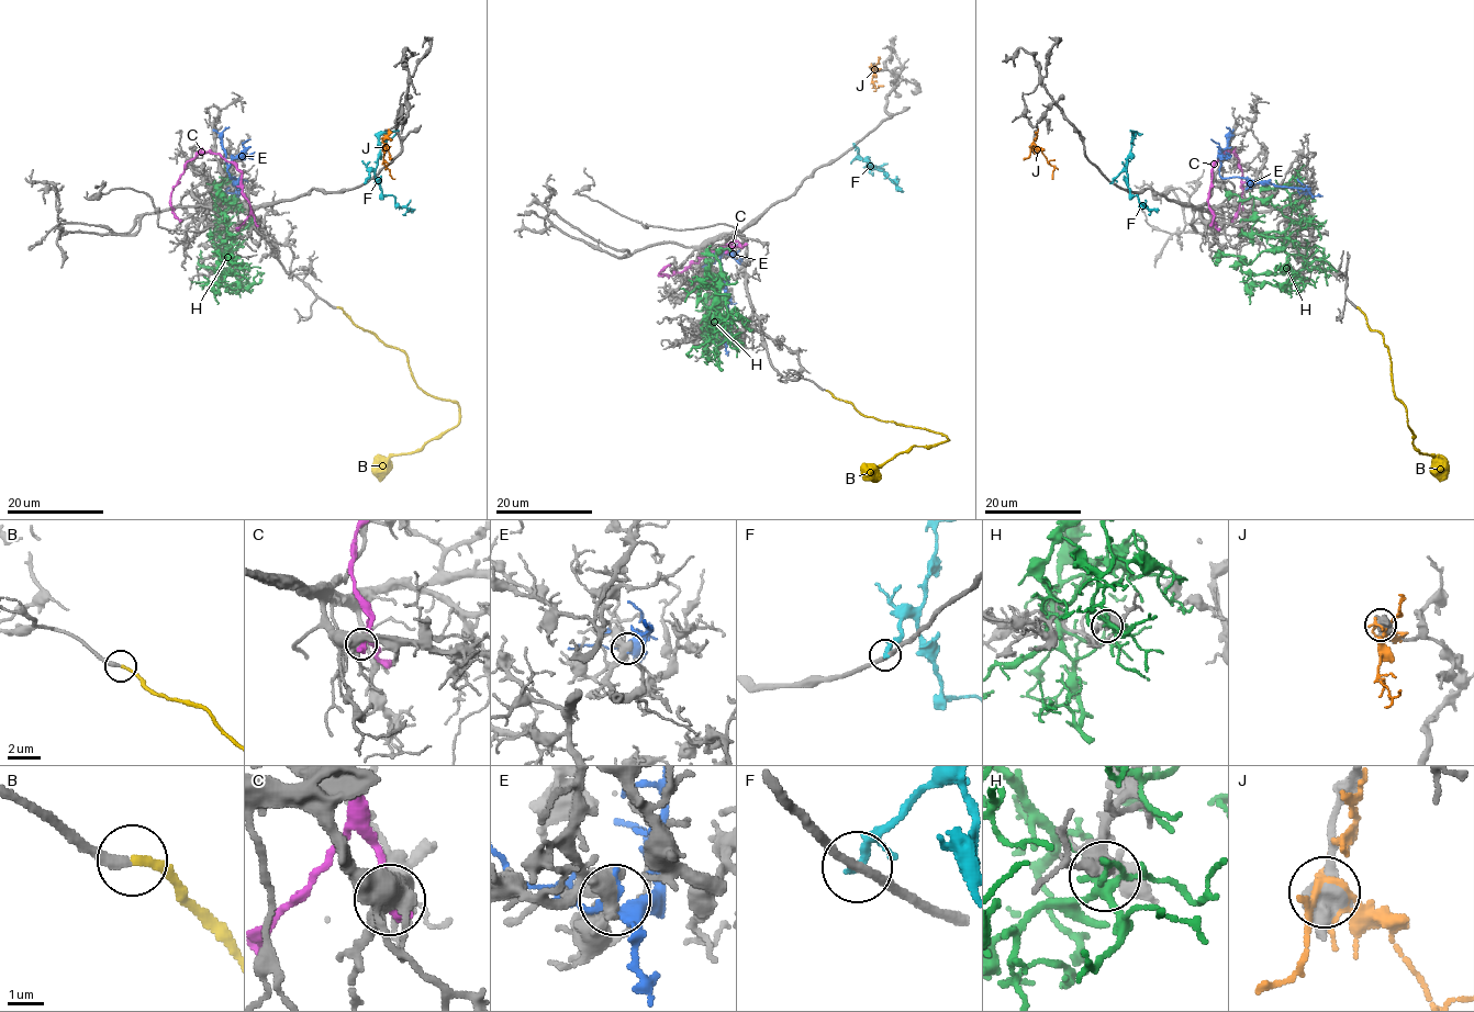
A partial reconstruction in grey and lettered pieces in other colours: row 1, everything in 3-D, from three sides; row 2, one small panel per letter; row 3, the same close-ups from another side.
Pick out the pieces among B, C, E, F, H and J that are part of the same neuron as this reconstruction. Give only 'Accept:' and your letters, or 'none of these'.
Accept: B

